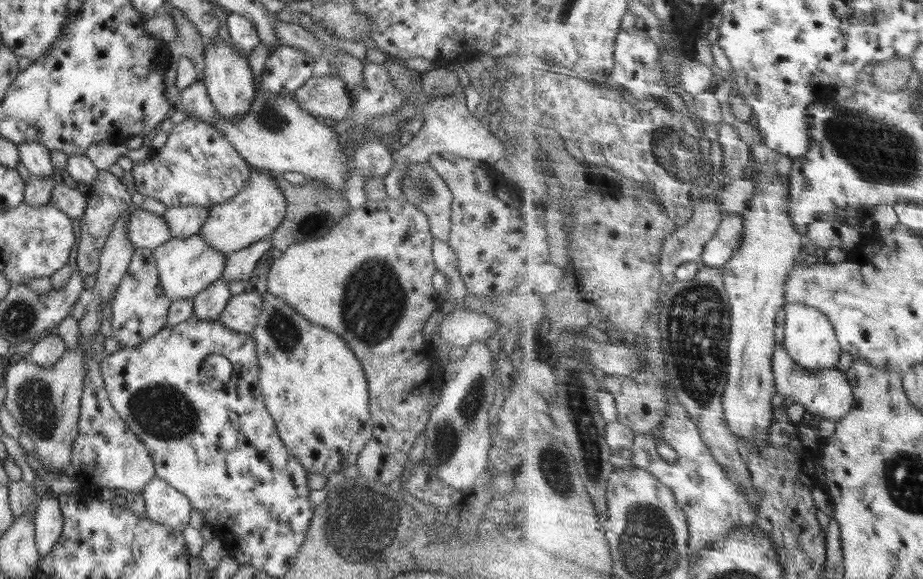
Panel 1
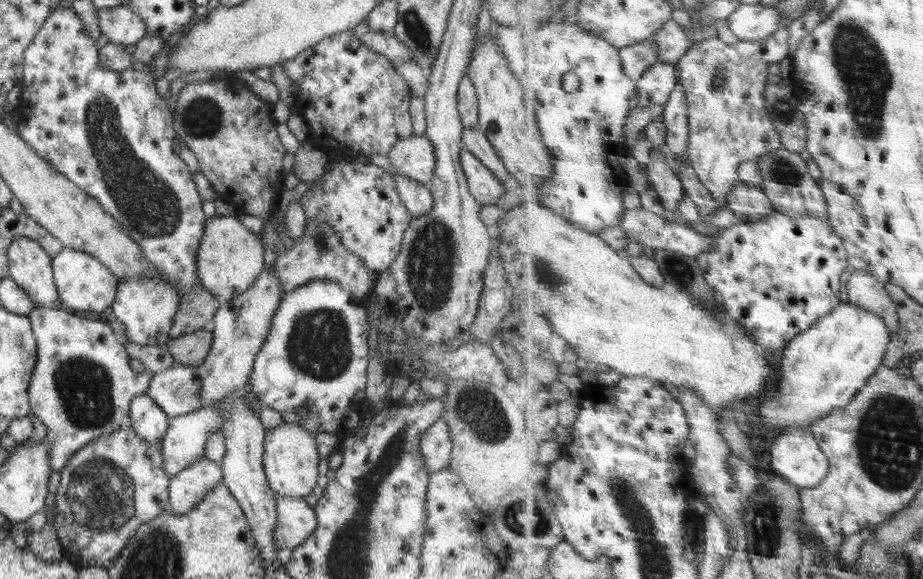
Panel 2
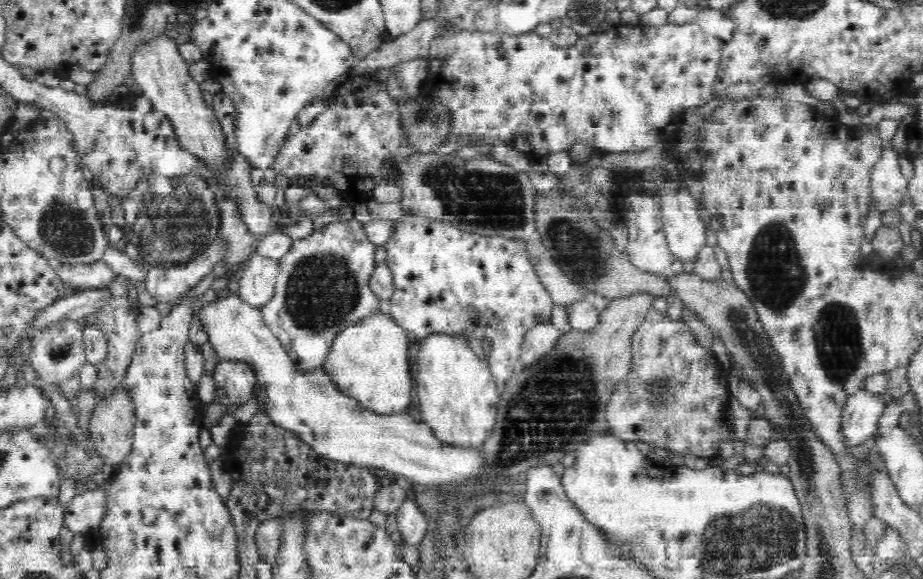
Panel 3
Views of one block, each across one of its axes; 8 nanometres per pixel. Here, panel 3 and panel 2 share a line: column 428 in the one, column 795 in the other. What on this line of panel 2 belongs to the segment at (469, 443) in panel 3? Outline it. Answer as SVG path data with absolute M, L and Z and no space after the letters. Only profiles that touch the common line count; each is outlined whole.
M849 301L845 302L841 306L838 306L838 309L835 309L828 317L821 318L821 320L818 321L816 325L808 330L805 330L805 332L800 334L800 336L794 337L793 340L790 341L789 344L784 348L783 358L779 364L780 380L778 380L777 390L772 392L772 394L766 393L765 398L759 400L759 415L764 422L763 428L767 430L765 436L772 436L772 438L775 438L776 442L780 435L785 434L787 430L793 426L812 427L817 420L832 414L835 409L842 410L843 408L846 408L846 406L848 406L853 401L853 398L861 392L862 388L868 386L870 378L873 378L874 374L877 374L878 370L882 369L882 366L885 364L886 353L889 352L889 346L892 344L892 340L892 329L885 321L885 318L882 318L882 315L878 315L873 311L868 311L858 305L854 305L854 303L850 303Z

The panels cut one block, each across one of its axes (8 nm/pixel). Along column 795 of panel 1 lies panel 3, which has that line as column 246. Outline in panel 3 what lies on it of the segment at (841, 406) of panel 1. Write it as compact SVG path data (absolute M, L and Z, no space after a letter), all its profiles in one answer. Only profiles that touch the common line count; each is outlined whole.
M219 358L213 378L231 404L246 405L254 397L256 370L246 359Z

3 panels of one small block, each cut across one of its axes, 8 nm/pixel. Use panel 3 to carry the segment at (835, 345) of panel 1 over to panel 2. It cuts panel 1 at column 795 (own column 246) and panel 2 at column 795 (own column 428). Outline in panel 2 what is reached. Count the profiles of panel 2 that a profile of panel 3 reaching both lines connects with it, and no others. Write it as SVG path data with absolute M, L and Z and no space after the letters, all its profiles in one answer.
M793 426L777 438L770 452L776 472L800 488L816 488L829 476L831 469L829 455L821 447L821 443L818 442L813 428L810 426Z

